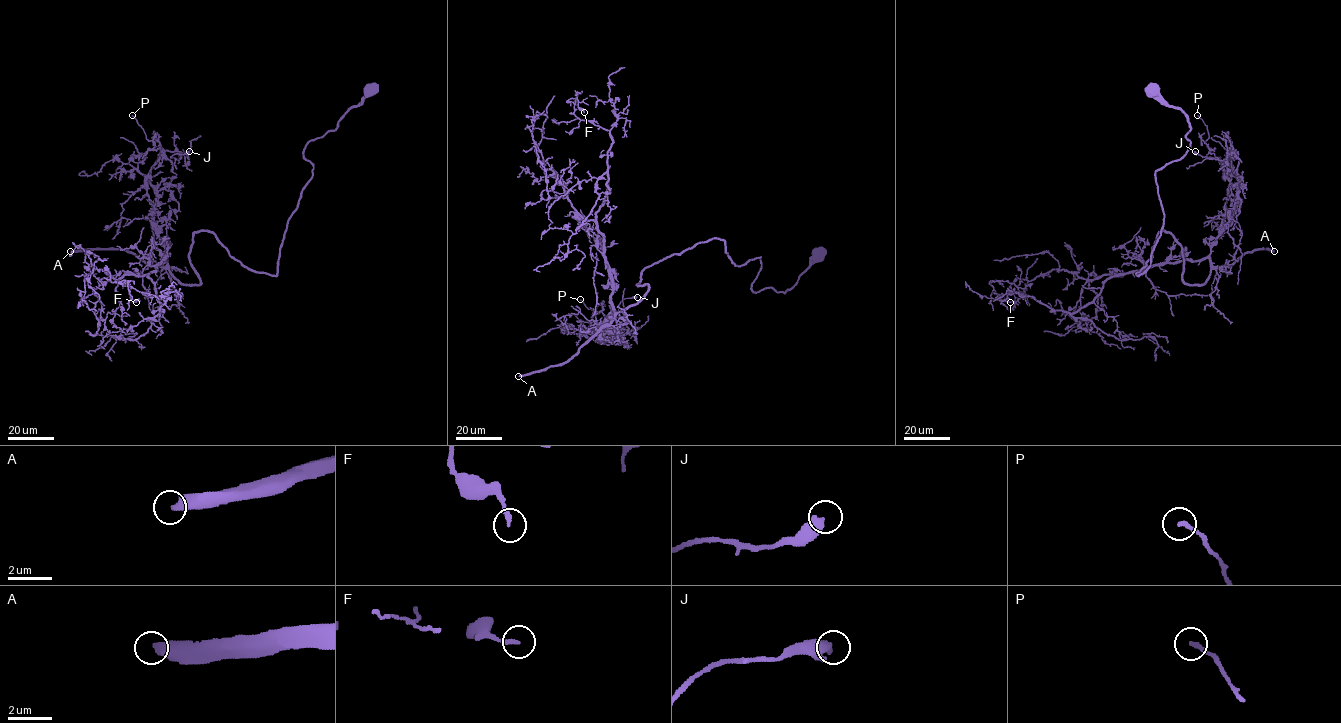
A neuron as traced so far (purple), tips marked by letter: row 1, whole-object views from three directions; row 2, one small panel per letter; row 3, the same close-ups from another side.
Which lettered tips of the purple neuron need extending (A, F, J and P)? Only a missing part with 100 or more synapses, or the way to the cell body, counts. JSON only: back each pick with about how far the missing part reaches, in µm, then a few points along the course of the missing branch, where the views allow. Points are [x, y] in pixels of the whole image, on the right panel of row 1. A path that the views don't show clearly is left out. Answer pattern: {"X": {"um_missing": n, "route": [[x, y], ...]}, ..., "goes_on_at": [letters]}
{"A": {"um_missing": 200, "route": [[1274, 251], [1233, 215], [1241, 234], [1281, 260], [1235, 253], [1243, 175], [1235, 147], [1219, 127]]}, "goes_on_at": ["A"]}

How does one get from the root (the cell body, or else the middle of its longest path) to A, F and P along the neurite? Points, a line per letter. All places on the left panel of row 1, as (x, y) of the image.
A: (369, 92), (307, 143), (312, 178), (276, 275), (207, 231), (189, 255), (198, 284), (132, 252), (70, 251)
F: (369, 92), (307, 143), (276, 275), (196, 231), (200, 283), (166, 258), (160, 313), (127, 280), (136, 302)
P: (369, 92), (307, 143), (277, 273), (196, 231), (198, 284), (169, 268), (132, 115)

